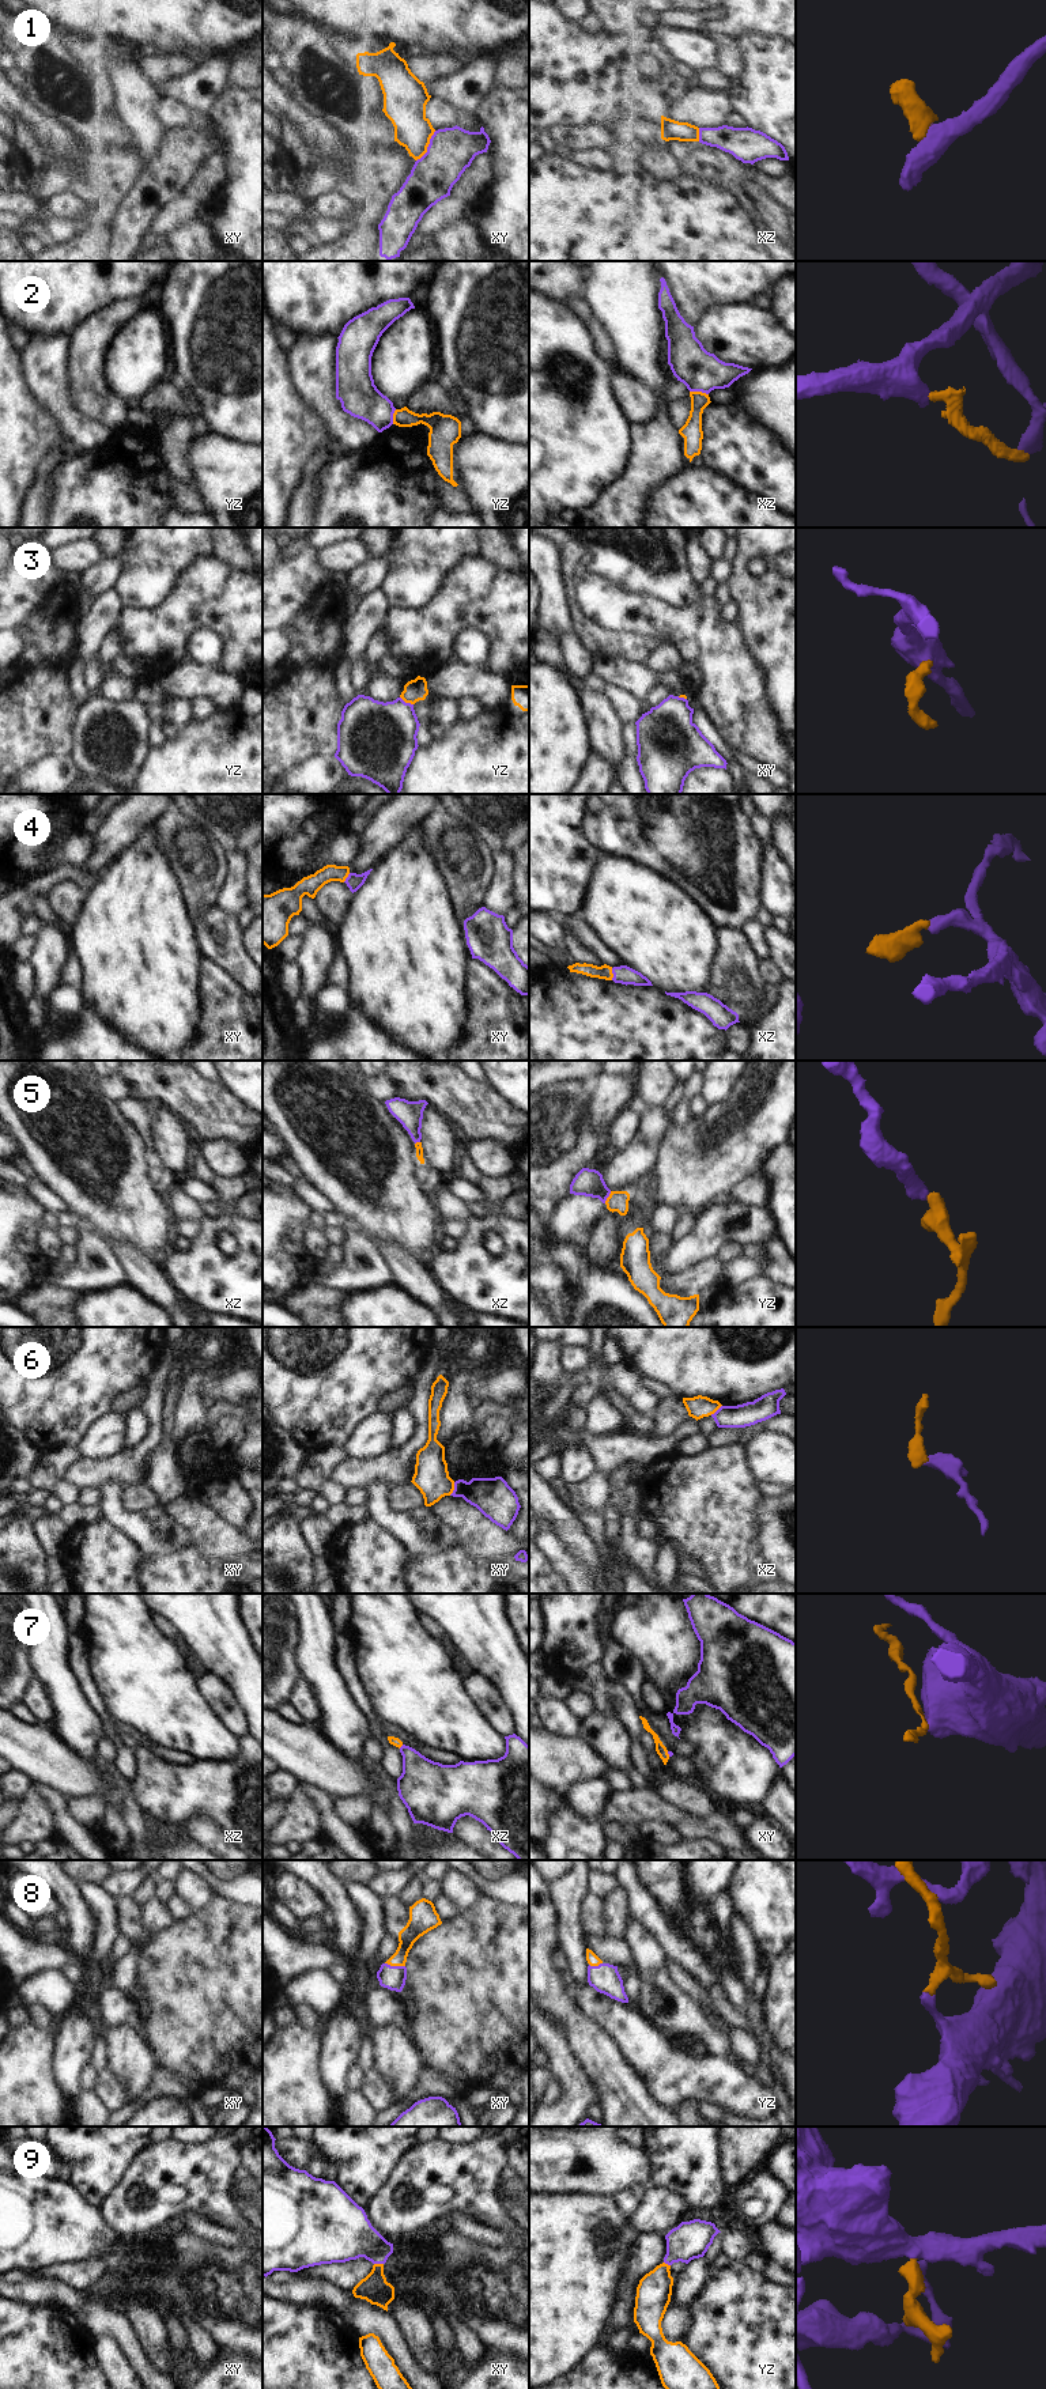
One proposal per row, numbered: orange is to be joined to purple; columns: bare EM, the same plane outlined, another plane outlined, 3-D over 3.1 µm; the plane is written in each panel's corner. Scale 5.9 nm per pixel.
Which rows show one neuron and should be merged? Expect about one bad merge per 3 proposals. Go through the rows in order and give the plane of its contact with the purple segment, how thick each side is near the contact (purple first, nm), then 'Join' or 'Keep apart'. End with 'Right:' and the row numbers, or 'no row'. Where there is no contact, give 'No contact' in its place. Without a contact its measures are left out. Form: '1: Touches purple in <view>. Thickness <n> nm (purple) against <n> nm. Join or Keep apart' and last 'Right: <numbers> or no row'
1: Touches purple in xy. Thickness 280 nm (purple) against 220 nm. Keep apart
2: Touches purple in xz. Thickness 240 nm (purple) against 120 nm. Keep apart
3: Touches purple in yz. Thickness 400 nm (purple) against 130 nm. Keep apart
4: Touches purple in xz. Thickness 110 nm (purple) against 80 nm. Join
5: Touches purple in yz. Thickness 160 nm (purple) against 130 nm. Join
6: Touches purple in xy. Thickness 220 nm (purple) against 200 nm. Keep apart
7: Touches purple in xz. Thickness 280 nm (purple) against 50 nm. Keep apart
8: Touches purple in xy. Thickness 140 nm (purple) against 110 nm. Join
9: Touches purple in xy. Thickness 300 nm (purple) against 170 nm. Join
Right: 4, 5, 8, 9.

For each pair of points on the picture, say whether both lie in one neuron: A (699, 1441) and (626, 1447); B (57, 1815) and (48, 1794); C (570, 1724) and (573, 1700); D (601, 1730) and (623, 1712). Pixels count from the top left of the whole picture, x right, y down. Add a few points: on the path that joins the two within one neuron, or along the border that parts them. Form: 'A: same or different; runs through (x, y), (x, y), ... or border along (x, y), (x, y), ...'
A: different; border along (698, 1432), (680, 1439), (672, 1451)
B: same; runs through (57, 1810), (53, 1799)
C: different; border along (562, 1701), (578, 1720)
D: different; border along (595, 1708), (614, 1717)

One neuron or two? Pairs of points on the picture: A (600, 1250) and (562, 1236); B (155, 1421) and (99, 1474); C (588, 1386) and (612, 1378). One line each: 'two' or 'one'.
A: two
B: one
C: two

